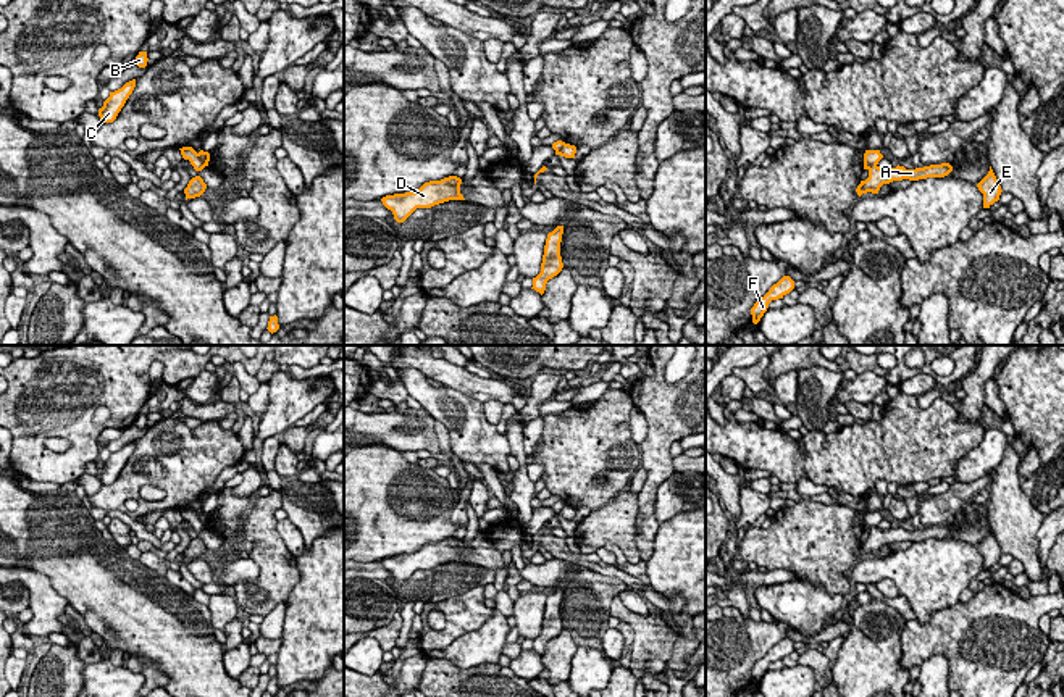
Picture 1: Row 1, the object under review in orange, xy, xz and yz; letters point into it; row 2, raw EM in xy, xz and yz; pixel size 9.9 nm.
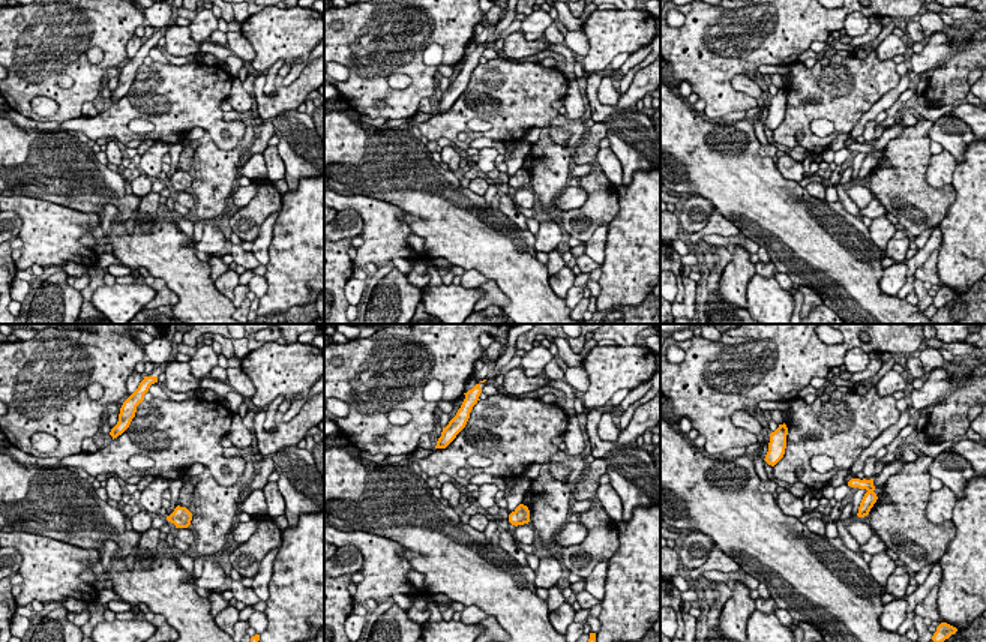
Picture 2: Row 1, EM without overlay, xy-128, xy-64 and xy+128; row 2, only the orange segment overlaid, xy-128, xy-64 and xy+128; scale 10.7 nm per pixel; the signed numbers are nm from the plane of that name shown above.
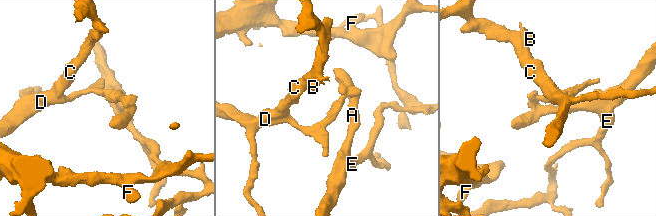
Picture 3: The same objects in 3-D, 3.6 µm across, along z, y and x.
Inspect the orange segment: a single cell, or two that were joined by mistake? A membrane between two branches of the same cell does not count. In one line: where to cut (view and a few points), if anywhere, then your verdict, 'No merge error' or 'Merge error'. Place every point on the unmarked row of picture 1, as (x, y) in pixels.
Split along yz (864, 521), (875, 526). Merge error

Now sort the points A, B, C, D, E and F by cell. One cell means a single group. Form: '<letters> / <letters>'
A E / B C D F

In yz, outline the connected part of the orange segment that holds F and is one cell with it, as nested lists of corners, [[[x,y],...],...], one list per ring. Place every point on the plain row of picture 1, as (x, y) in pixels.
[[[783,637],[777,645],[770,649],[770,652],[759,660],[754,668],[751,670],[752,684],[757,686],[764,674],[769,670],[769,665],[772,662],[783,660],[786,655],[790,655],[794,650],[794,642],[790,637]]]

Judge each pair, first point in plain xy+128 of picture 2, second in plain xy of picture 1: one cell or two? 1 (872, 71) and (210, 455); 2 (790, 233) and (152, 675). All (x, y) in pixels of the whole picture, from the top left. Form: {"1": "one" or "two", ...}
{"1": "one", "2": "two"}

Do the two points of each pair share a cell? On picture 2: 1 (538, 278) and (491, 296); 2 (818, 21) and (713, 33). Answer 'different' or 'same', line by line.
1: different
2: same

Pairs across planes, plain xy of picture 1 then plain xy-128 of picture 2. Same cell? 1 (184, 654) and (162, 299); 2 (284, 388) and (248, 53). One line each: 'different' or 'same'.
1: different
2: different

